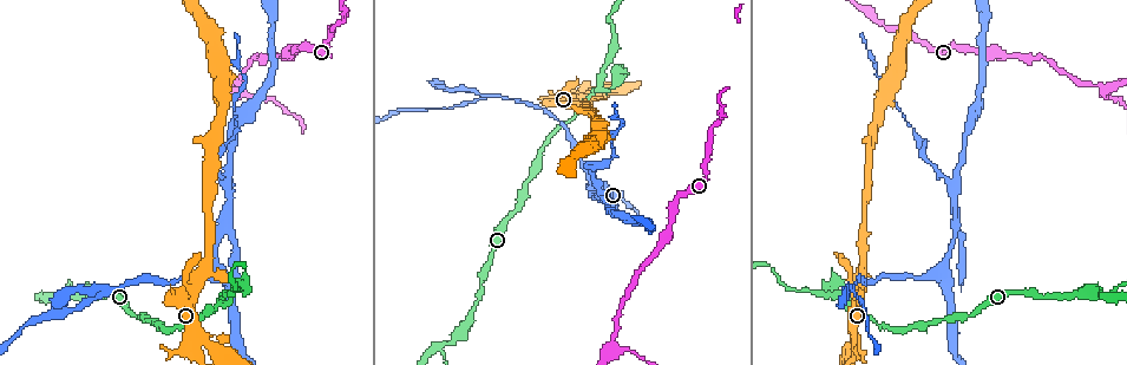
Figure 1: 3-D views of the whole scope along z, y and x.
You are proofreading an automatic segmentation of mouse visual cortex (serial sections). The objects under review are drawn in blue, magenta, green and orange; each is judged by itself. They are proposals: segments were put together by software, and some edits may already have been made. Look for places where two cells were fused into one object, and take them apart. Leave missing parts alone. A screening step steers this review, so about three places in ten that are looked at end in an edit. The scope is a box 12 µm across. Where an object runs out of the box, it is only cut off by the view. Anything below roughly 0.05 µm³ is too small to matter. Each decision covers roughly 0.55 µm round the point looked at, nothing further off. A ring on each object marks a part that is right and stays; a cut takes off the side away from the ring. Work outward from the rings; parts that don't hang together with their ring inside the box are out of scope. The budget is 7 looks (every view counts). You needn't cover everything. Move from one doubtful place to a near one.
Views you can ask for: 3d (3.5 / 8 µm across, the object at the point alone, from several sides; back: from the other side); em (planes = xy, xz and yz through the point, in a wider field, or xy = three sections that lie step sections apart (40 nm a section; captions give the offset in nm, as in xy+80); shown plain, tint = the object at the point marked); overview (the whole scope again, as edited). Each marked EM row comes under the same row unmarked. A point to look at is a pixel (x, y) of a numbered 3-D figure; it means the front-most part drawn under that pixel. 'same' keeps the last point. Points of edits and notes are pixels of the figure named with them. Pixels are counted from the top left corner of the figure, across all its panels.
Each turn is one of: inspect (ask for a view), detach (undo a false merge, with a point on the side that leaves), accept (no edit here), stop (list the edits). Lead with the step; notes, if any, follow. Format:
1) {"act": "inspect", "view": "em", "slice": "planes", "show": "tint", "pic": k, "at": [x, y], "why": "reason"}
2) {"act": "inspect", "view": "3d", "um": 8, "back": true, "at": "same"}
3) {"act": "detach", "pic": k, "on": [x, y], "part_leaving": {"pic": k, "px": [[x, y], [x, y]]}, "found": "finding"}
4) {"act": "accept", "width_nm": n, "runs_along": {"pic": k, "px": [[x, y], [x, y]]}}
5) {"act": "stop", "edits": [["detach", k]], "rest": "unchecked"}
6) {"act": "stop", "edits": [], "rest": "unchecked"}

{"act": "inspect", "view": "3d", "um": 3.5, "pic": 1, "at": [225, 227], "why": "three-way junction"}

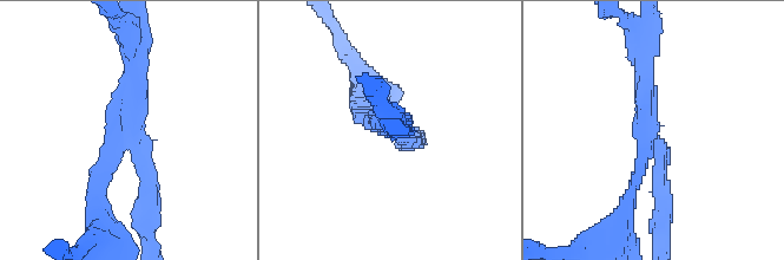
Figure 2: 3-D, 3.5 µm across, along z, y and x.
{"act": "inspect", "view": "em", "slice": "xy", "step": 1, "show": "tint", "pic": 2, "at": [650, 133], "why": "shape alone is not enough"}

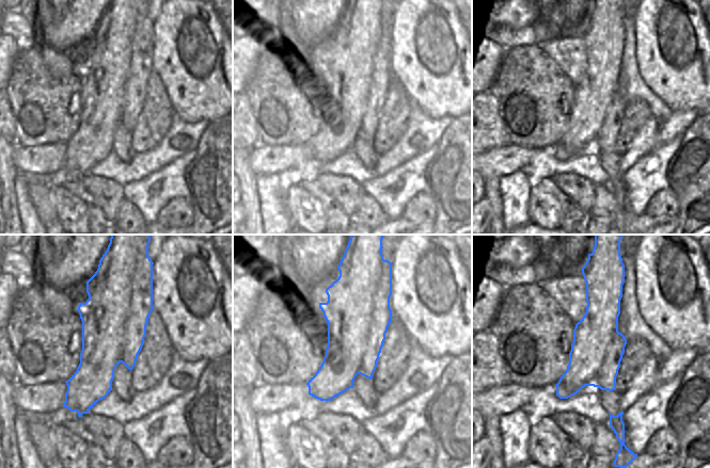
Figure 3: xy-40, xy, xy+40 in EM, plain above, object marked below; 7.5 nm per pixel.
{"act": "accept", "arm_widths_nm": [150, 150, 250], "runs_along": {"pic": 2, "px": [[99, 201], [134, 60]]}, "found": "all the same cell"}

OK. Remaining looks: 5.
{"act": "inspect", "view": "3d", "um": 3.5, "pic": 1, "at": [1104, 296], "why": "two arms in line, one across"}

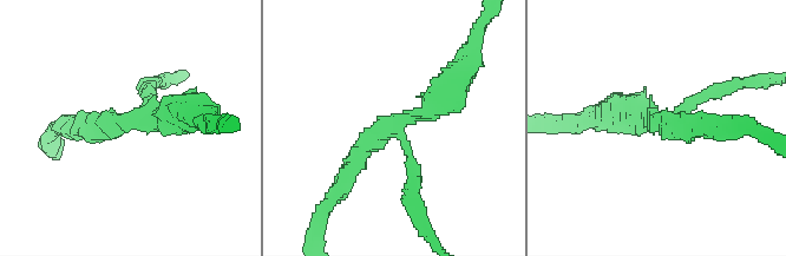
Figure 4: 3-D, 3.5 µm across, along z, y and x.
{"act": "inspect", "view": "em", "slice": "xy", "step": 1, "show": "tint", "pic": 4, "at": [133, 117], "arms": 3, "arm_widths_nm": [200, 250, 400], "why": "need the tissue"}

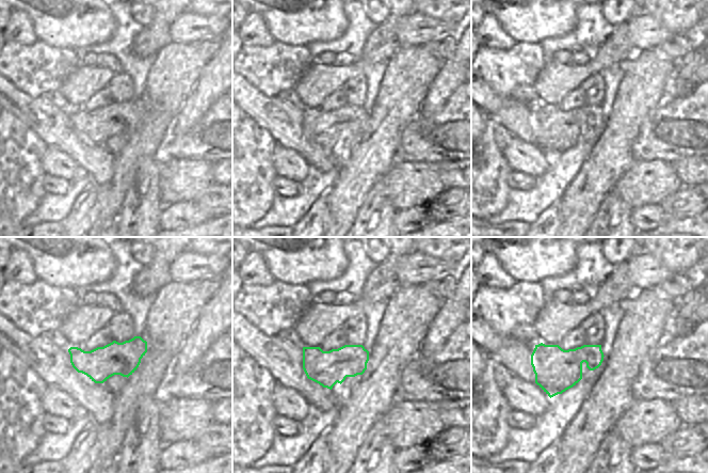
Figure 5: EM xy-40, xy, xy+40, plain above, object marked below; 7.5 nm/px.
{"act": "detach", "pic": 4, "on": [716, 91], "width_nm": 260, "part_leaving": {"pic": 4, "px": [[406, 145], [413, 184]]}, "found": "a second cell is stuck on"}

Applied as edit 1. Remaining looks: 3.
{"act": "inspect", "view": "em", "slice": "xy", "step": 1, "show": "tint", "pic": 1, "at": [852, 292], "why": "three-way junction"}

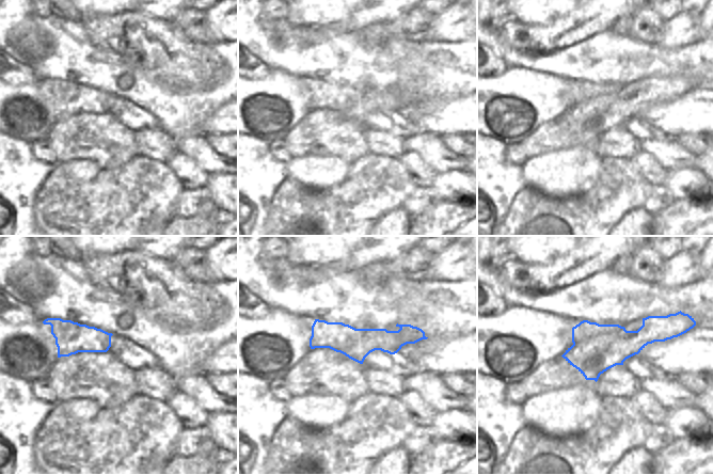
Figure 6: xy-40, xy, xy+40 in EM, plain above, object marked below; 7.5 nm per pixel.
{"act": "inspect", "view": "3d", "um": 3.5, "at": "same", "why": "see where the arms go"}

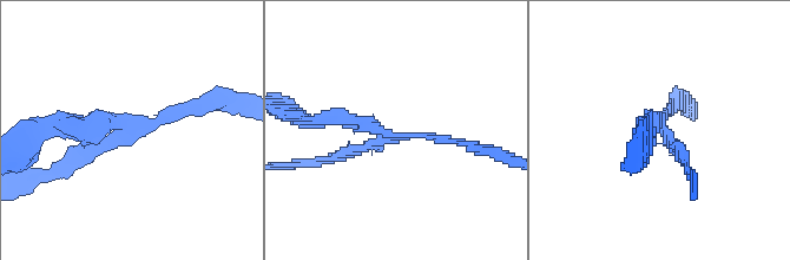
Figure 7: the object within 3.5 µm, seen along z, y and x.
{"act": "accept", "arm_widths_nm": [150, 150, 200], "found": "all the same cell"}

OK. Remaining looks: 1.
{"act": "stop", "edits": [["detach", 4]], "rest": "unchecked"}

